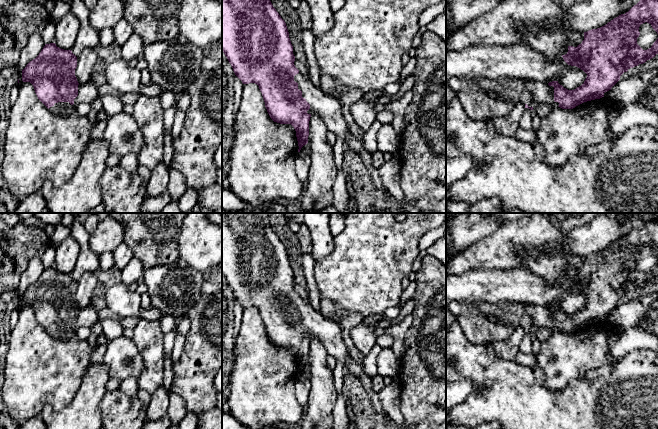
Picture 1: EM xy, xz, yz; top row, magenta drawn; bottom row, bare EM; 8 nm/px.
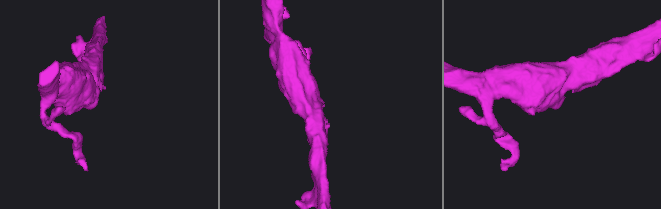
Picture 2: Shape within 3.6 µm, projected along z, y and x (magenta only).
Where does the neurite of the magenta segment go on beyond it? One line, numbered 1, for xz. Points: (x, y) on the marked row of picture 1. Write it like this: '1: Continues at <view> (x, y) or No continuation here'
1: Continues at xz (327, 107)

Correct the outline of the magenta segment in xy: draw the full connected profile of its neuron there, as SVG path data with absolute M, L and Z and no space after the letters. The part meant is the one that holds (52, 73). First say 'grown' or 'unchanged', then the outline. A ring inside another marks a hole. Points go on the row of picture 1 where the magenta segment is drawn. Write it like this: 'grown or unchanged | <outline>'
grown | M55 43L45 44L39 55L22 70L22 81L30 82L38 99L54 114L69 116L80 103L92 103L99 98L98 87L88 81L79 84L75 76L77 57L71 50L64 50Z

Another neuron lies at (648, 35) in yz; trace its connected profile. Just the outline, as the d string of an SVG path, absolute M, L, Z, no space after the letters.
M645 22L639 27L640 35L637 38L637 44L643 49L647 50L651 48L653 43L657 40L658 34L652 28L651 24Z

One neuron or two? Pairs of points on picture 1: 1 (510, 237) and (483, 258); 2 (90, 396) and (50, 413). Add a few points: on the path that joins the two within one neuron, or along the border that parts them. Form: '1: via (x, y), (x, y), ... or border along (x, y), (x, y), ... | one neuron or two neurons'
1: via (503, 243), (495, 251), (490, 252) | one neuron
2: via (80, 406), (71, 415), (60, 415) | one neuron

